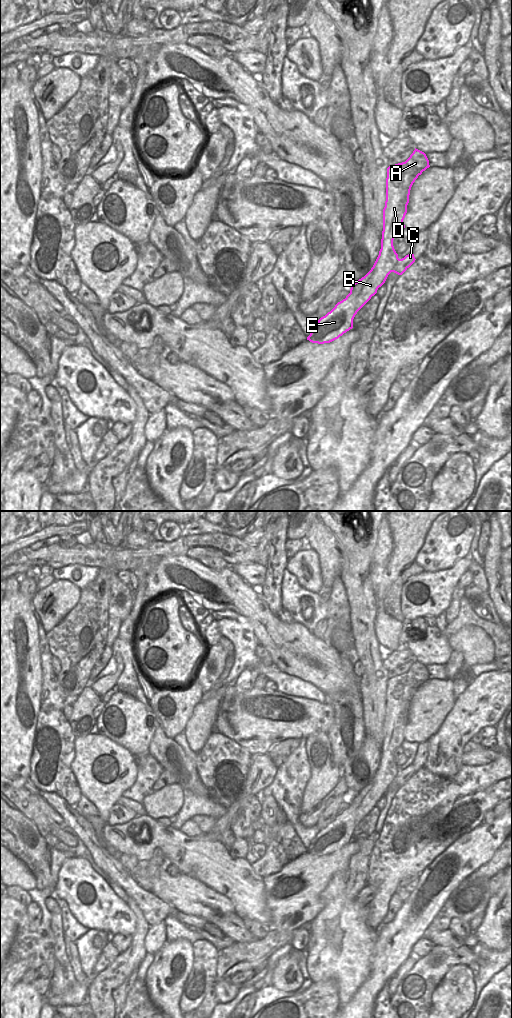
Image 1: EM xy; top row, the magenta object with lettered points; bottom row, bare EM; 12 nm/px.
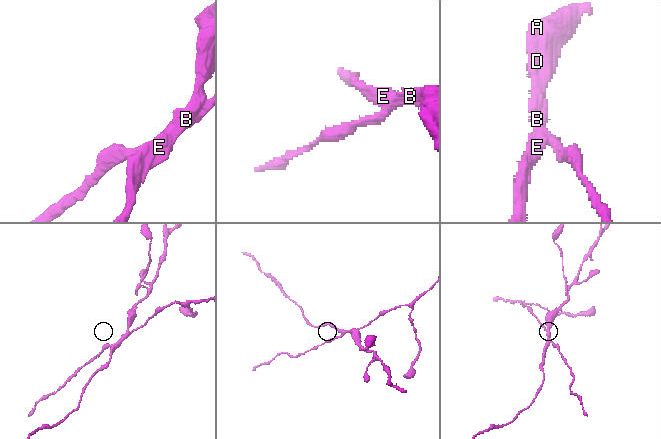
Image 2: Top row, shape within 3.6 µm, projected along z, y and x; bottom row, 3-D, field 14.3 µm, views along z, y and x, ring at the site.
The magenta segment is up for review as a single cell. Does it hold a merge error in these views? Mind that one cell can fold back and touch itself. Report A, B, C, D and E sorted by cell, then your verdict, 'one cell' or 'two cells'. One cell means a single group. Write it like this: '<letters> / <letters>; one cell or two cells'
A B D E / C; two cells

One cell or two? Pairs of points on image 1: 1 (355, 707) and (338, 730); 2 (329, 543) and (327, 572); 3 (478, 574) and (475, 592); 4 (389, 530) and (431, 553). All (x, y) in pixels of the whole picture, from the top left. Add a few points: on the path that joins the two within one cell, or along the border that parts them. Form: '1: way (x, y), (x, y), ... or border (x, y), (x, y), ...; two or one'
1: way (349, 713), (348, 720), (344, 724); one
2: way (329, 550), (329, 565); one
3: border (473, 582), (482, 590), (487, 591); two
4: border (430, 526), (425, 541), (414, 561); two

